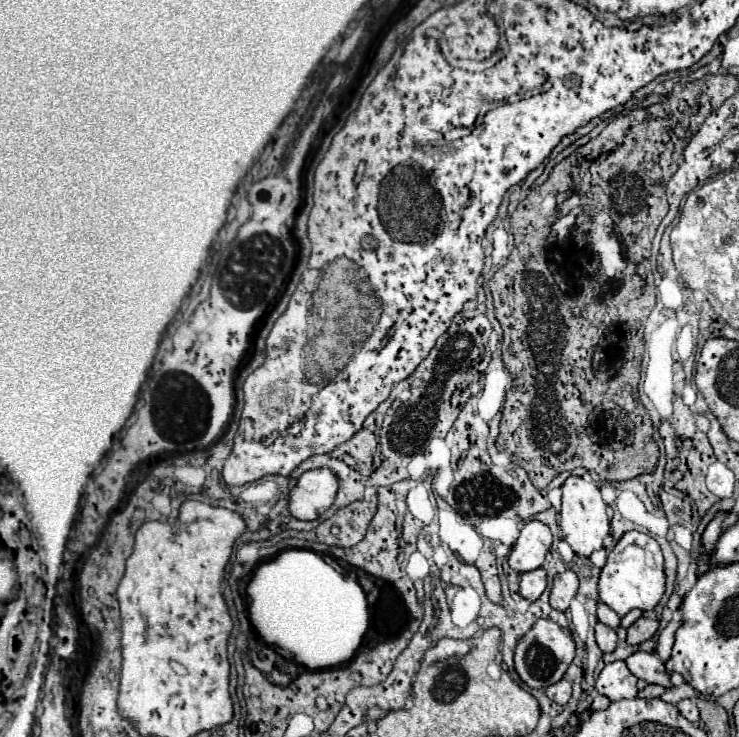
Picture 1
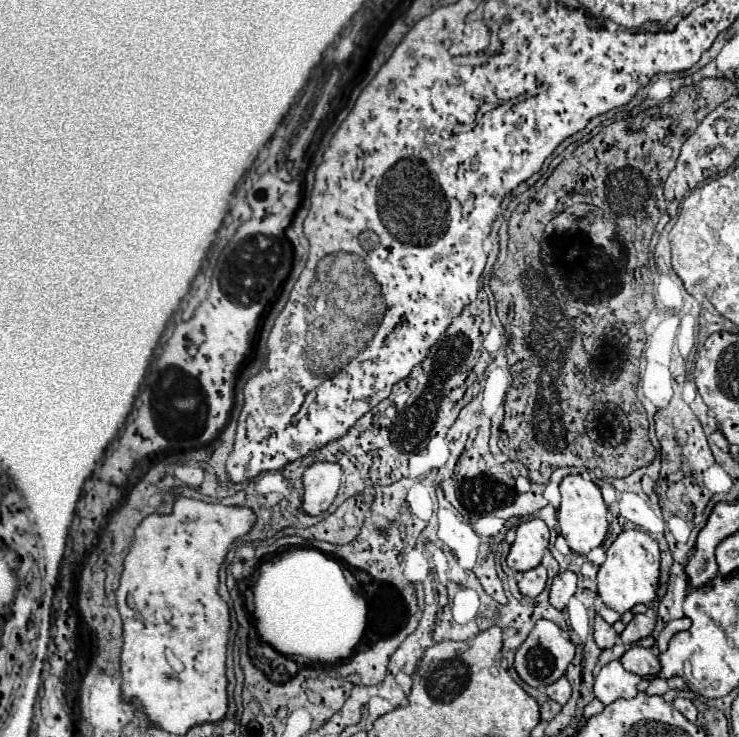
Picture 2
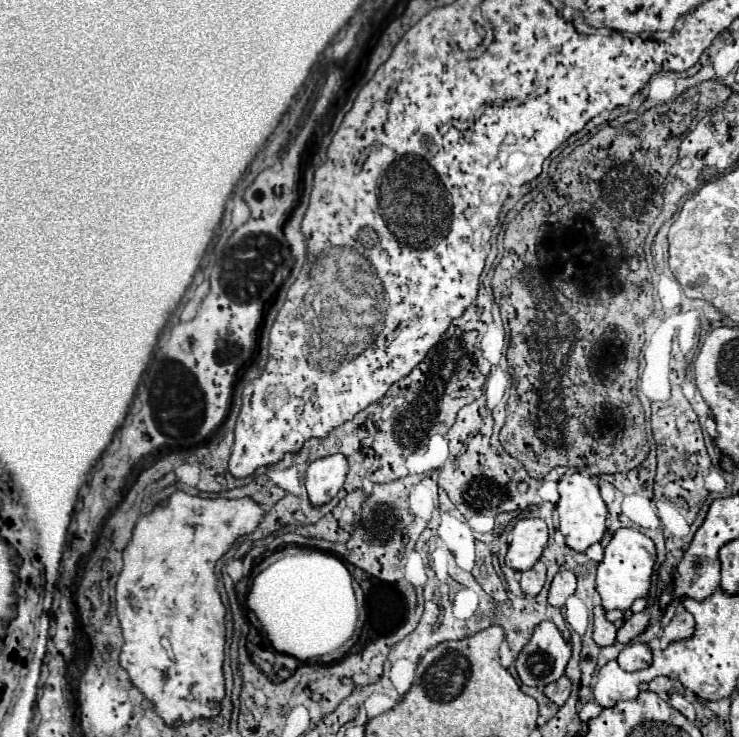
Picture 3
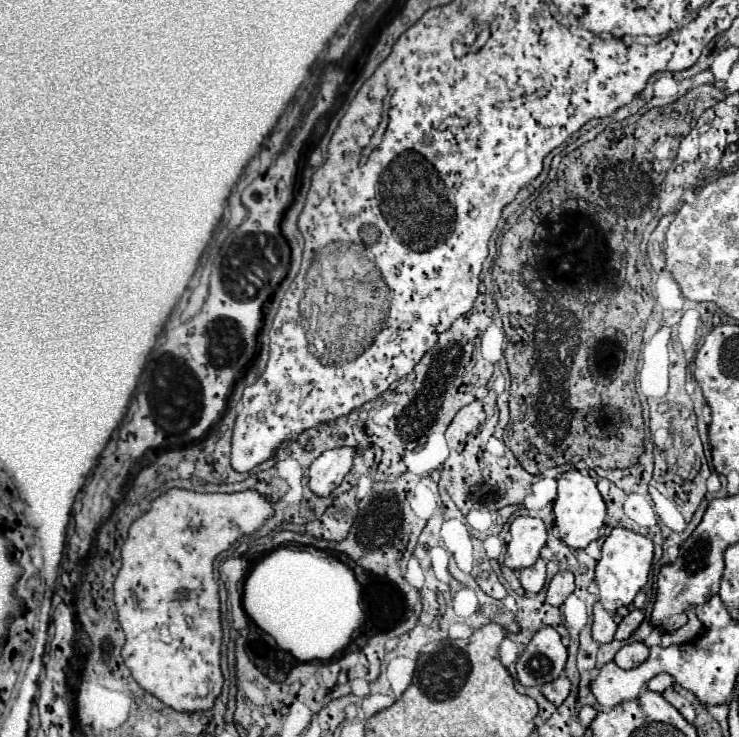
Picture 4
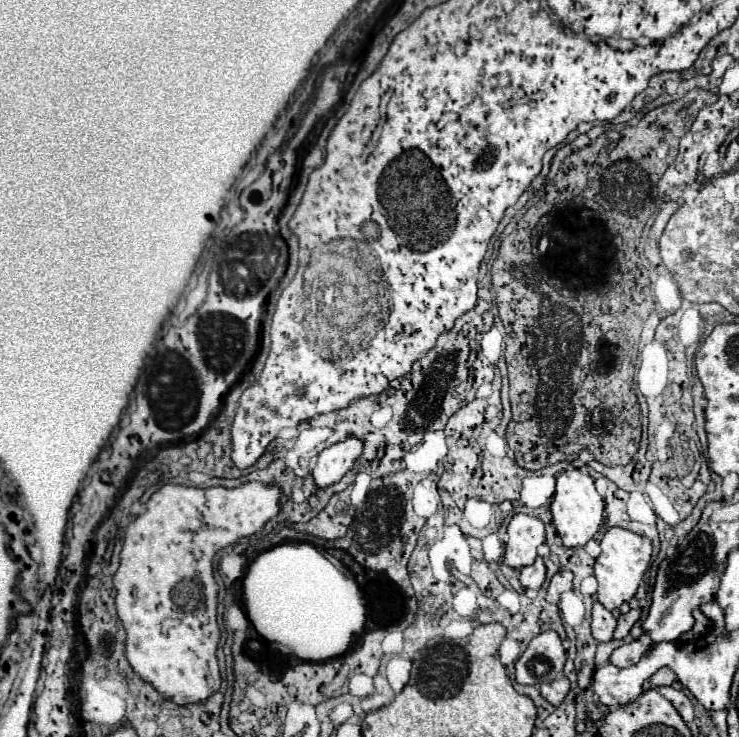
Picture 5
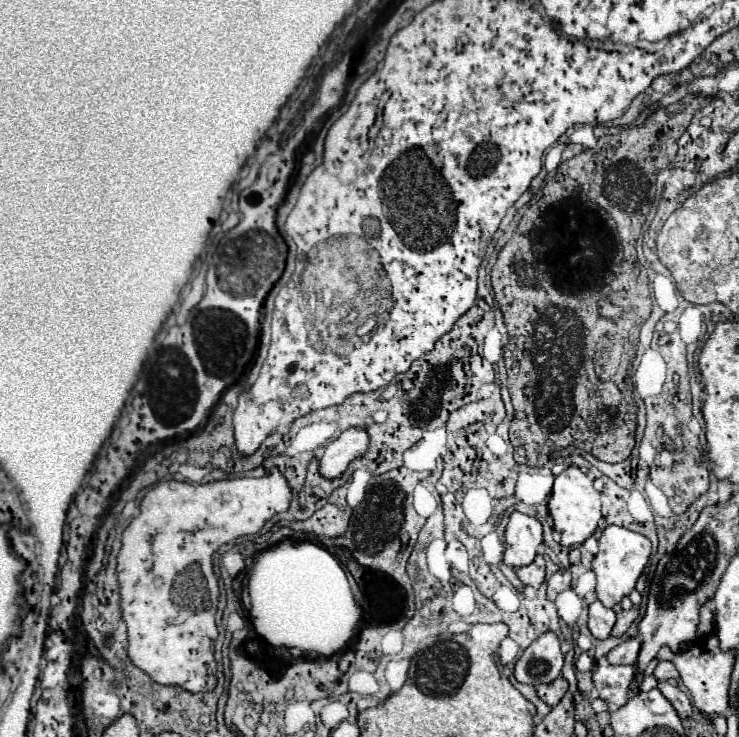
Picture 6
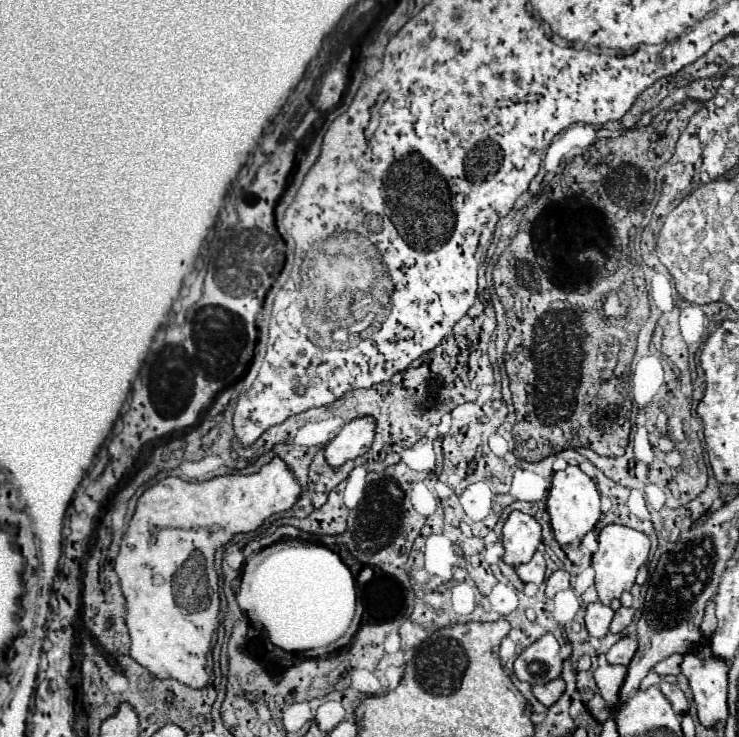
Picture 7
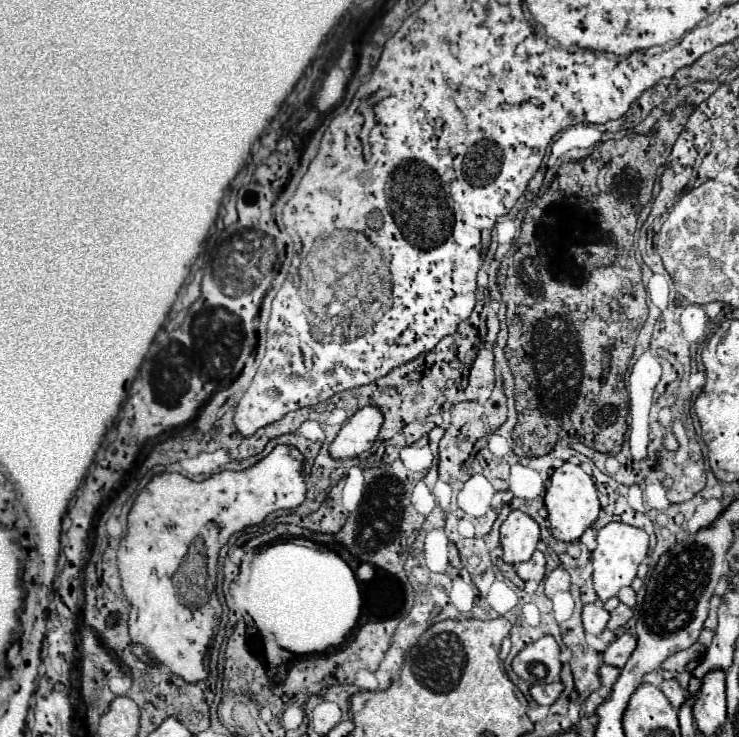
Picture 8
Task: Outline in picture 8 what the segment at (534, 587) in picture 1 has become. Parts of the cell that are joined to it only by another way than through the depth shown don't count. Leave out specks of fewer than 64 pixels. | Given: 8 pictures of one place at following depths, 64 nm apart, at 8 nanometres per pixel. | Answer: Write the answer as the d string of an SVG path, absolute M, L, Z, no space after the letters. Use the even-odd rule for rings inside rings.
M536 550L528 562L516 564L516 572L518 572L518 576L524 582L543 582L543 579L546 577L546 560L544 560L544 554L540 550Z

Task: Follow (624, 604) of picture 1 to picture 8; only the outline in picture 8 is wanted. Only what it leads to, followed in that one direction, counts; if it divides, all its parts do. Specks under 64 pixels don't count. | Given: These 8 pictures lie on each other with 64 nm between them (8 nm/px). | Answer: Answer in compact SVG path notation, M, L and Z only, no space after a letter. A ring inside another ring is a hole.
M610 522L598 530L596 538L598 546L592 552L592 566L594 566L594 590L602 602L616 596L622 586L630 586L636 578L636 570L644 556L648 554L648 534L642 528L624 524L624 522Z

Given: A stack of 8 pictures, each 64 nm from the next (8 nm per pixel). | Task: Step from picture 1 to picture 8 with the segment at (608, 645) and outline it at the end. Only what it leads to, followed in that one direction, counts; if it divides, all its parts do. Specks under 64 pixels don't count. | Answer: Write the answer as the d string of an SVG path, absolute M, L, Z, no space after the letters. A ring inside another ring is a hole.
M586 604L582 608L582 624L584 624L584 630L590 632L590 634L600 634L604 628L606 628L606 622L608 622L610 614L598 604Z

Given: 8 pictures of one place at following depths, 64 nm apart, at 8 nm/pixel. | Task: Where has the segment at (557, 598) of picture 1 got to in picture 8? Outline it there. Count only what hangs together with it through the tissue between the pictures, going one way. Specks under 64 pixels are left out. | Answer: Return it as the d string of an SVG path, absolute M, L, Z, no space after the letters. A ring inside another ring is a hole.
M558 566L544 578L544 586L548 598L552 598L558 590L570 590L570 574L562 566Z

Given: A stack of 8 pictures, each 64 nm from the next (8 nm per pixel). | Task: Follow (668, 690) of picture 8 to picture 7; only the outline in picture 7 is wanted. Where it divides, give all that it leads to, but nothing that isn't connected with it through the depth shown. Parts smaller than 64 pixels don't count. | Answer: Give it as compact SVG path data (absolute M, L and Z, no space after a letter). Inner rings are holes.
M660 682L660 690L662 690L662 694L670 700L670 704L672 704L672 708L676 710L676 714L686 714L688 712L688 700L686 700L686 696L684 696L684 692L678 688L678 684L670 684L670 682Z

